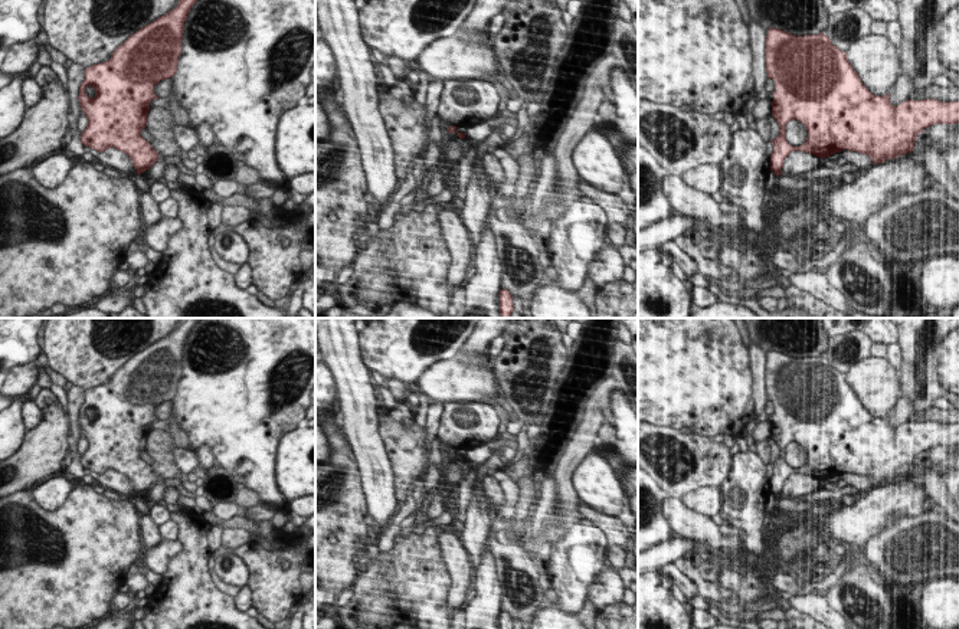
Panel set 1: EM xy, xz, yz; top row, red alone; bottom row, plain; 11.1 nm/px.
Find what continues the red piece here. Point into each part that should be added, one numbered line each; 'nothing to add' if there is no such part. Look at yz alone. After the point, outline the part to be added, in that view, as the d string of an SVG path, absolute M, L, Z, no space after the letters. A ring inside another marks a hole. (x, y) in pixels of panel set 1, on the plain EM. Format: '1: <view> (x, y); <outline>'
nothing to add

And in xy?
nothing to add

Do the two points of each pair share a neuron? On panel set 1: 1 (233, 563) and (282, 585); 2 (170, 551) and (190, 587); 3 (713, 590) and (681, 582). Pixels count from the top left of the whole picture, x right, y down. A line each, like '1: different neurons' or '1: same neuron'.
1: different neurons
2: different neurons
3: different neurons

